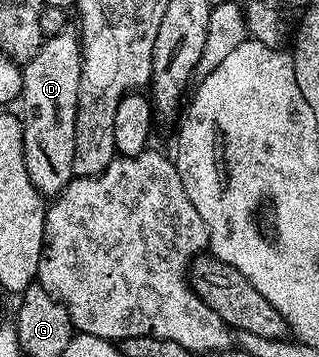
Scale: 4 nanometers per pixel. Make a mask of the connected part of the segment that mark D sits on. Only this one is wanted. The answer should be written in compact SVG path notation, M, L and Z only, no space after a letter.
M65 27L58 35L45 37L40 50L22 65L22 87L18 105L24 108L24 162L30 183L45 198L55 199L73 179L74 131L78 87L82 79L80 34Z

